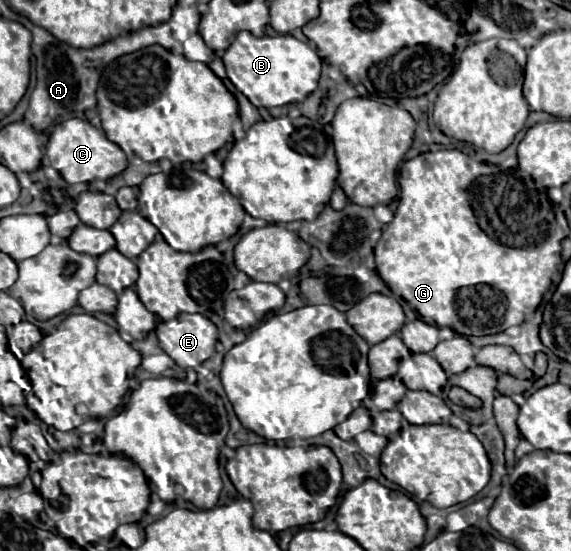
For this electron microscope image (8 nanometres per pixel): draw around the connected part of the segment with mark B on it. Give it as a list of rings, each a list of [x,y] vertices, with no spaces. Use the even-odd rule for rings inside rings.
[[[241,30],[241,34],[237,34],[237,38],[225,50],[223,64],[233,86],[243,92],[257,108],[273,108],[305,100],[317,88],[321,74],[321,58],[317,52],[291,34],[257,38],[247,30]]]

